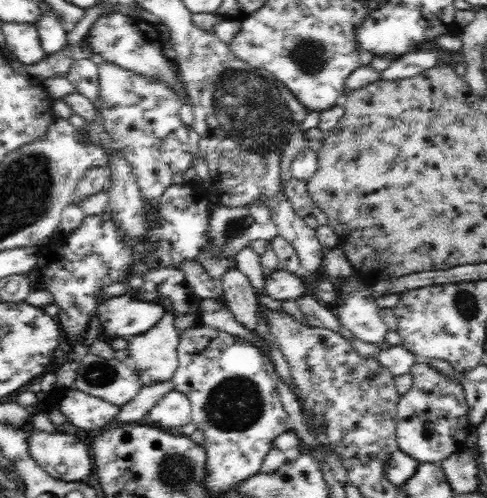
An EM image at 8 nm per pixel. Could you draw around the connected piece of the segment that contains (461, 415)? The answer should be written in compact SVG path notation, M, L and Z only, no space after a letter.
M418 362L412 368L412 376L416 384L414 390L398 400L396 446L420 464L440 464L450 454L466 450L470 418L464 388L460 382L446 380L440 372Z

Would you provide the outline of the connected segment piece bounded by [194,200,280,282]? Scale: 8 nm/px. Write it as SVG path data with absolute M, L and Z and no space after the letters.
M254 200L248 206L224 206L222 202L216 202L216 206L210 212L208 218L208 236L206 236L206 244L202 246L200 254L194 258L198 260L198 264L202 266L202 270L214 280L218 282L234 264L236 254L242 252L242 248L252 246L254 240L274 240L278 236L278 226L274 224L272 212L266 206L266 202L262 200Z

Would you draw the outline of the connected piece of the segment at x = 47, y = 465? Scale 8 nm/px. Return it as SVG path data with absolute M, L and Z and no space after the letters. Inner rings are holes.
M30 430L26 438L30 456L54 478L64 482L86 482L94 472L94 460L90 460L88 446L78 436L56 434L44 430ZM56 464L66 464L66 474L54 470Z

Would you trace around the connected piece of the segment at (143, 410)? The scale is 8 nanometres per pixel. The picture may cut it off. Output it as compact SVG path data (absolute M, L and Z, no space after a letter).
M162 382L162 384L152 384L150 388L144 388L138 392L138 396L134 396L132 402L124 404L118 414L116 420L122 424L138 424L150 410L152 406L156 406L156 402L166 396L168 392L172 392L172 382Z

